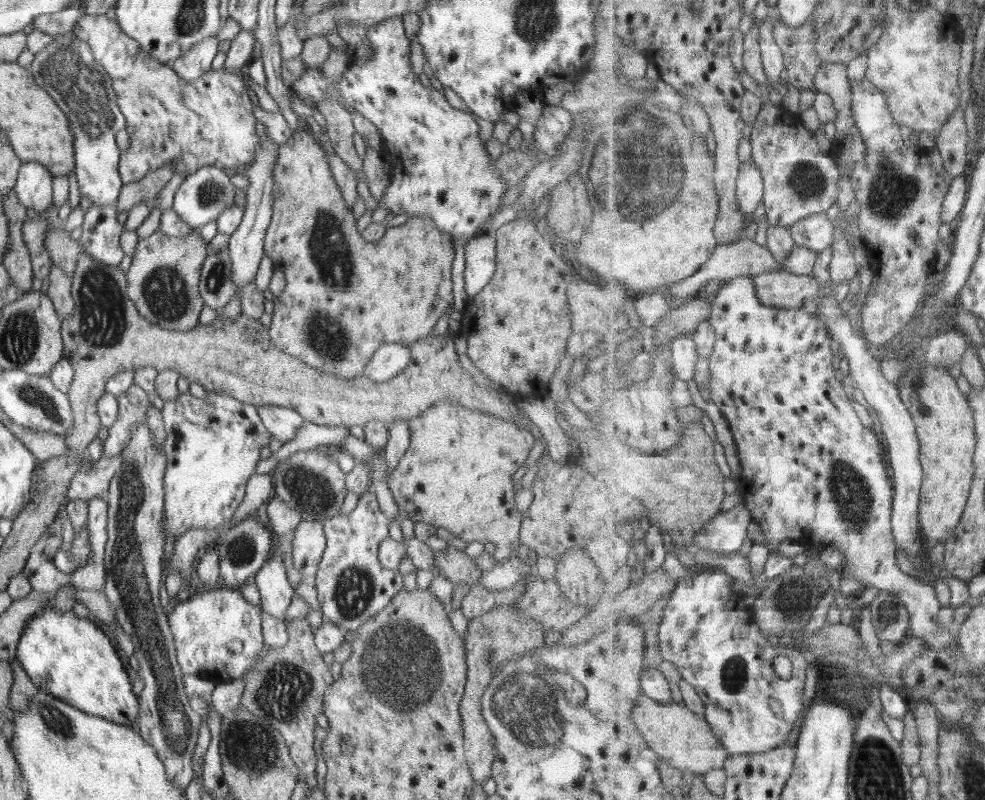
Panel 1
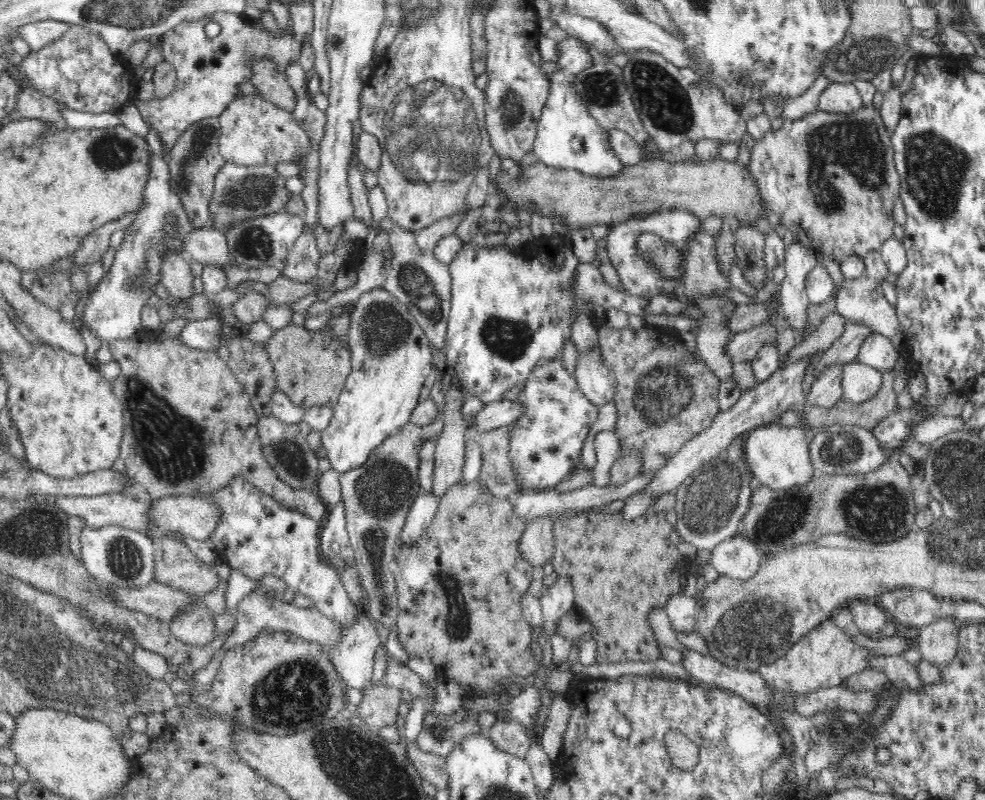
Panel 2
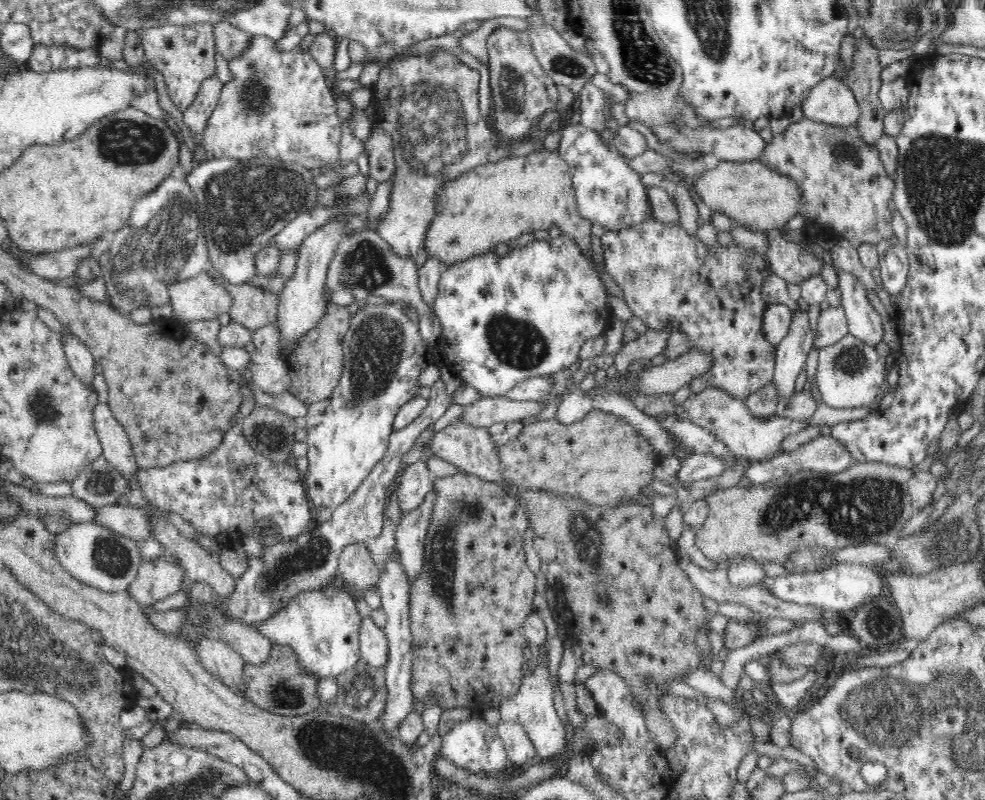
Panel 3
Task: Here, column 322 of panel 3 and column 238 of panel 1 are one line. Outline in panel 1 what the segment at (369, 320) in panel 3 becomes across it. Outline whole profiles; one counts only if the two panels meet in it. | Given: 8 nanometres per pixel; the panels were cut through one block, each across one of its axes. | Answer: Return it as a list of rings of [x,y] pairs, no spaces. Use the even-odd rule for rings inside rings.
[[[212,390],[207,391],[207,396],[202,399],[194,397],[191,393],[186,392],[180,393],[174,400],[166,400],[162,402],[163,421],[165,431],[167,432],[164,448],[167,466],[163,485],[164,511],[162,511],[162,538],[164,538],[165,542],[168,542],[170,538],[172,538],[174,542],[178,542],[178,539],[184,534],[184,532],[194,530],[194,528],[198,528],[198,530],[204,529],[211,532],[218,527],[218,524],[235,521],[238,516],[237,510],[245,498],[246,484],[248,483],[248,480],[250,480],[250,477],[255,474],[256,465],[258,464],[258,461],[261,460],[260,450],[269,446],[270,438],[273,436],[273,434],[264,426],[264,423],[258,414],[257,407],[251,404],[246,404],[237,398],[226,396],[224,393],[217,393]]]

